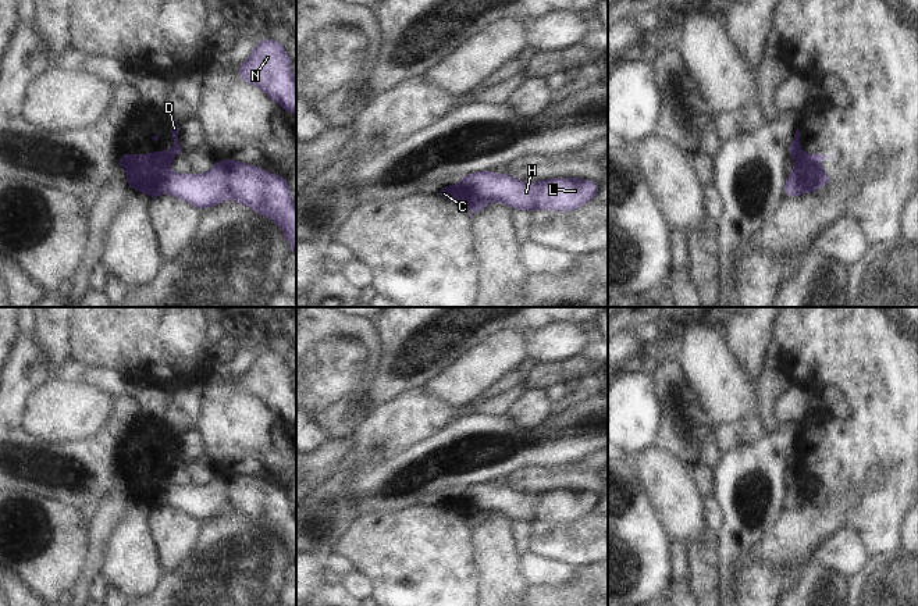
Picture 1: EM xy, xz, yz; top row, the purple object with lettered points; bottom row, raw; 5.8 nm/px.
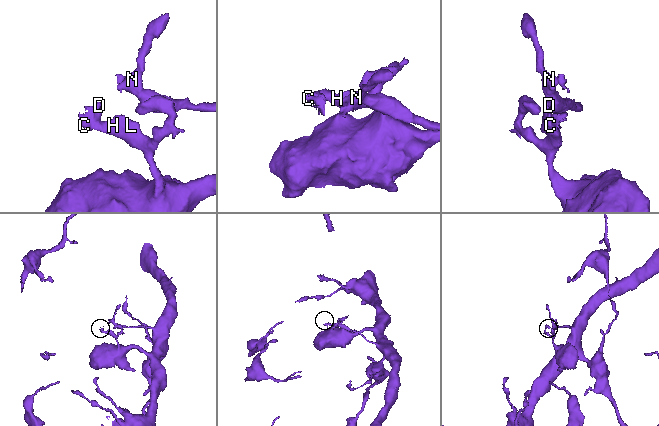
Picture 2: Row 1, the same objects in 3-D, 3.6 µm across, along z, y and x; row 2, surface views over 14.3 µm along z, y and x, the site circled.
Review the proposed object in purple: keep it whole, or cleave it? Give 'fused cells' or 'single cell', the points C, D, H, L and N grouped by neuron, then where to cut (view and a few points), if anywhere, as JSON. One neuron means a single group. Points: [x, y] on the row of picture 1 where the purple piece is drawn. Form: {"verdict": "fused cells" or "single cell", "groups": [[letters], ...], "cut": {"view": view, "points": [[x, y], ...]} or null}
{"verdict": "fused cells", "groups": [["C", "D"], ["H", "L", "N"]], "cut": {"view": "xz", "points": [[462, 181], [477, 193], [493, 199]]}}

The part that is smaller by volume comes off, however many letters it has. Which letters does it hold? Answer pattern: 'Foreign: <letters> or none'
Foreign: C, D

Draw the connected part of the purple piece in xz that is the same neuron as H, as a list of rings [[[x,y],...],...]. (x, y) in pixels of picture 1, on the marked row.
[[[478,171],[462,177],[477,195],[502,202],[510,208],[572,211],[598,196],[601,185],[590,179],[552,178],[522,182],[508,174]]]

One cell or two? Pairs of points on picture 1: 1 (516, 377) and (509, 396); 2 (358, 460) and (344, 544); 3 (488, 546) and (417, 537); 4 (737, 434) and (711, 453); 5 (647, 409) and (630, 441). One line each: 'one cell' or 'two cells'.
1: two cells
2: two cells
3: two cells
4: two cells
5: one cell

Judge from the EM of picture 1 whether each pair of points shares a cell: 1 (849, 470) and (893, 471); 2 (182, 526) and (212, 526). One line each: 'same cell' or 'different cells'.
1: same cell
2: different cells

